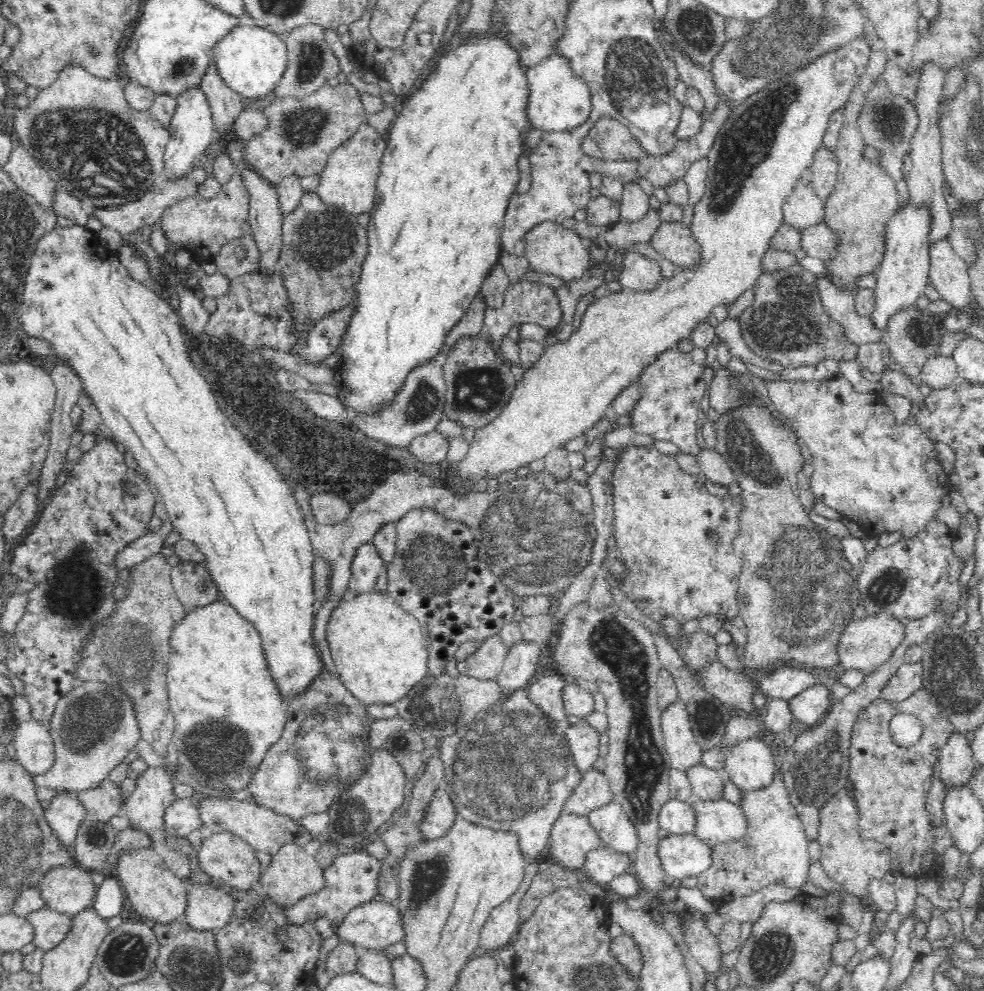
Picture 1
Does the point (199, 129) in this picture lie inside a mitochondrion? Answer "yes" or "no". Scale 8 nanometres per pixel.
no

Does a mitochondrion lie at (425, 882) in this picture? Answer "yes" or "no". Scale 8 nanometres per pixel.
yes

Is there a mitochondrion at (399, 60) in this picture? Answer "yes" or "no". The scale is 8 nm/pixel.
no

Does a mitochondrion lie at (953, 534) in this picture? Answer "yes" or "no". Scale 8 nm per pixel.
no

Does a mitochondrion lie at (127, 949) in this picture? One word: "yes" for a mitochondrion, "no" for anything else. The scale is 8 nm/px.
yes

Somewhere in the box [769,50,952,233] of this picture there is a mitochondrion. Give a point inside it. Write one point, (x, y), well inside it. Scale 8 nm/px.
(892, 120)

